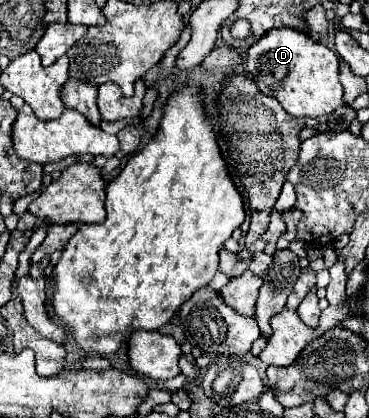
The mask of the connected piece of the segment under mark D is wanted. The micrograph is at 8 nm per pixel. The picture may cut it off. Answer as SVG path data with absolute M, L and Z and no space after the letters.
M277 28L265 32L261 40L249 46L245 58L249 78L257 88L279 100L291 116L323 116L343 106L343 88L339 82L339 56L319 42L307 40L301 30Z

